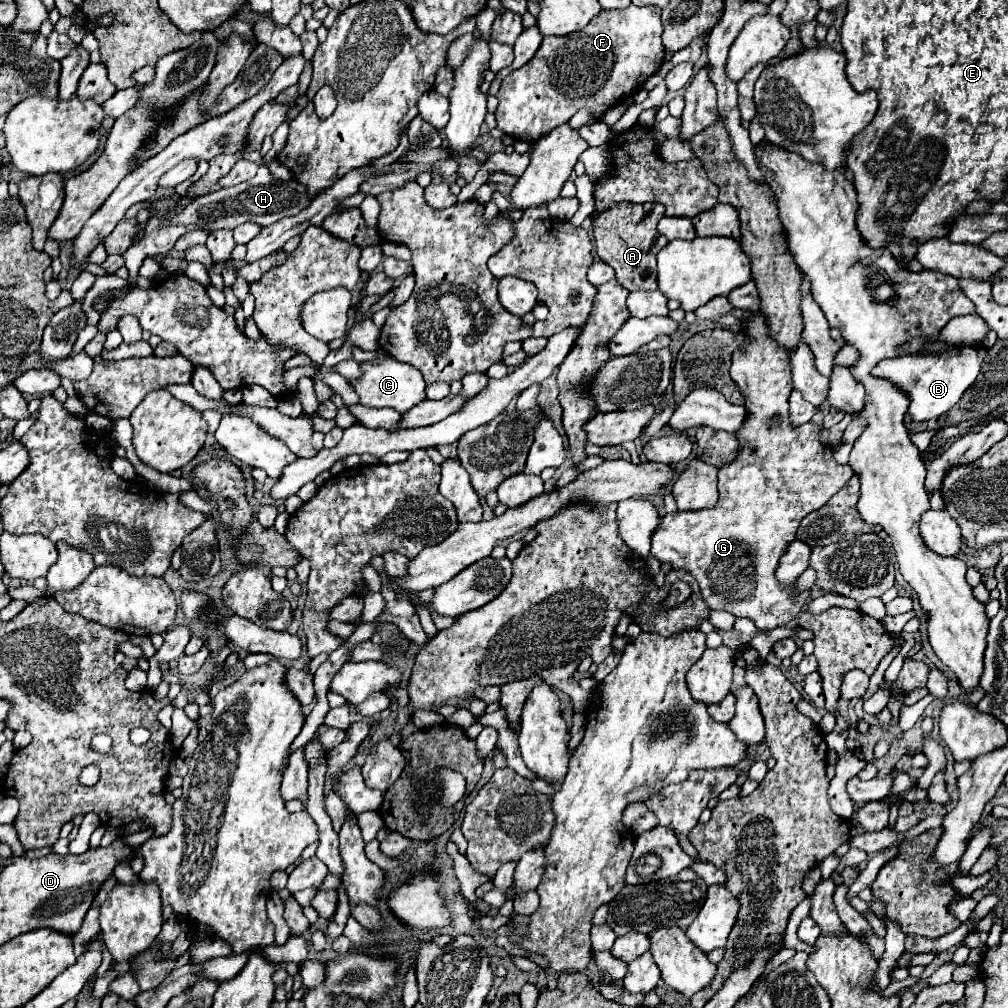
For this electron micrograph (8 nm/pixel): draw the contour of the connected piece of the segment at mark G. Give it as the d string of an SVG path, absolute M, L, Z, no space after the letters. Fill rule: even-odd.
M762 312L748 314L748 324L744 326L746 326L744 332L748 336L748 342L744 344L744 350L736 350L732 354L730 376L746 398L744 406L748 410L748 420L744 428L738 432L742 446L736 460L718 470L718 492L720 492L718 506L698 512L678 510L676 514L666 514L656 534L652 536L650 556L654 556L660 564L670 564L672 570L690 572L696 578L700 586L700 594L708 608L726 610L734 616L752 618L758 630L768 632L796 618L810 596L810 592L802 592L798 598L790 598L794 584L780 586L774 578L774 570L778 566L780 556L786 550L786 544L794 540L796 528L800 526L806 514L810 514L816 508L822 508L838 490L844 488L844 484L852 478L852 470L848 466L840 466L834 462L832 448L826 448L818 440L820 428L816 424L808 422L798 430L790 426L788 420L788 396L792 392L790 358L786 350L768 336L766 316ZM772 414L782 416L780 426L774 428L768 426L768 418L772 418Z

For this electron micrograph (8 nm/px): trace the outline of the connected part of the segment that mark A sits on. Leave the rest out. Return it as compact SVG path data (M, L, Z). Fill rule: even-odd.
M620 202L594 216L592 232L596 238L598 256L616 270L616 280L630 292L634 290L656 290L656 254L668 240L656 230L666 208L658 202L630 204Z

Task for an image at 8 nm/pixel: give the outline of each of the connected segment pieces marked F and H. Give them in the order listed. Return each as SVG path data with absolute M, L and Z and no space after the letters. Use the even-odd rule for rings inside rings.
M630 6L626 10L602 10L592 22L574 34L568 36L544 36L542 46L534 54L532 62L524 64L518 70L512 70L500 84L496 94L498 110L496 120L498 128L512 138L534 142L554 130L556 126L570 120L578 110L588 108L598 120L610 106L626 100L634 90L640 88L652 74L664 64L664 46L662 46L662 18L658 6Z
M260 166L258 174L248 182L242 182L242 184L230 186L230 188L216 188L214 192L196 198L190 206L186 206L182 212L178 212L174 216L150 218L144 238L124 252L124 266L129 270L128 282L124 289L130 290L137 286L139 268L146 256L152 256L152 258L166 256L174 248L174 242L190 230L198 230L198 228L206 230L206 232L234 230L236 226L240 226L244 222L256 222L260 226L268 226L272 222L278 222L280 218L300 214L300 210L304 210L308 206L308 202L312 202L312 198L308 198L304 184L300 184L296 180L284 182L284 180L272 178L272 174L268 174L268 166Z

